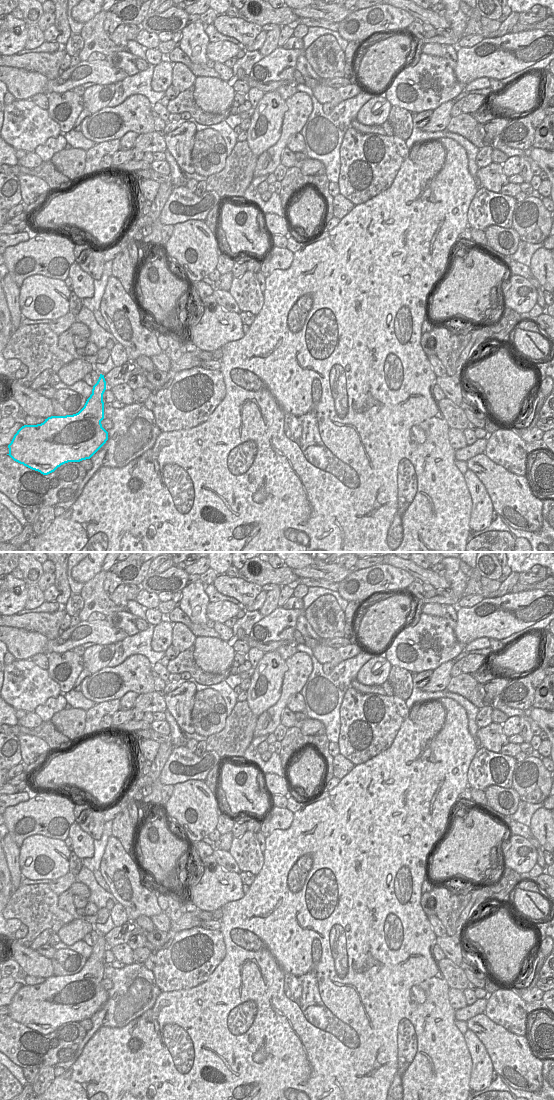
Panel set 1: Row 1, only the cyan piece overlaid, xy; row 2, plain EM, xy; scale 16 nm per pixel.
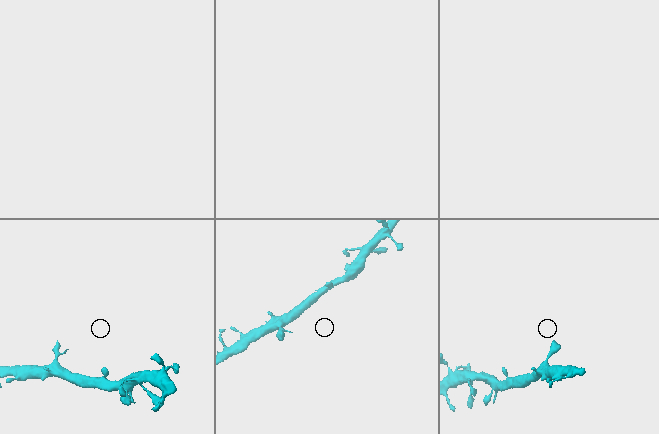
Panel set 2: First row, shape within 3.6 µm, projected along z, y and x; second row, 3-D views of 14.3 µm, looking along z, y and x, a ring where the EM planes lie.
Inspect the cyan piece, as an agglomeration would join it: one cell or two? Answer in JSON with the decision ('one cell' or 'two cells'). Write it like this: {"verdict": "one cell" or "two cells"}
{"verdict": "one cell"}

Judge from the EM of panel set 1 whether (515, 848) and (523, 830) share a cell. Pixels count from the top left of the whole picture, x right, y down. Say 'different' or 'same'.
different

